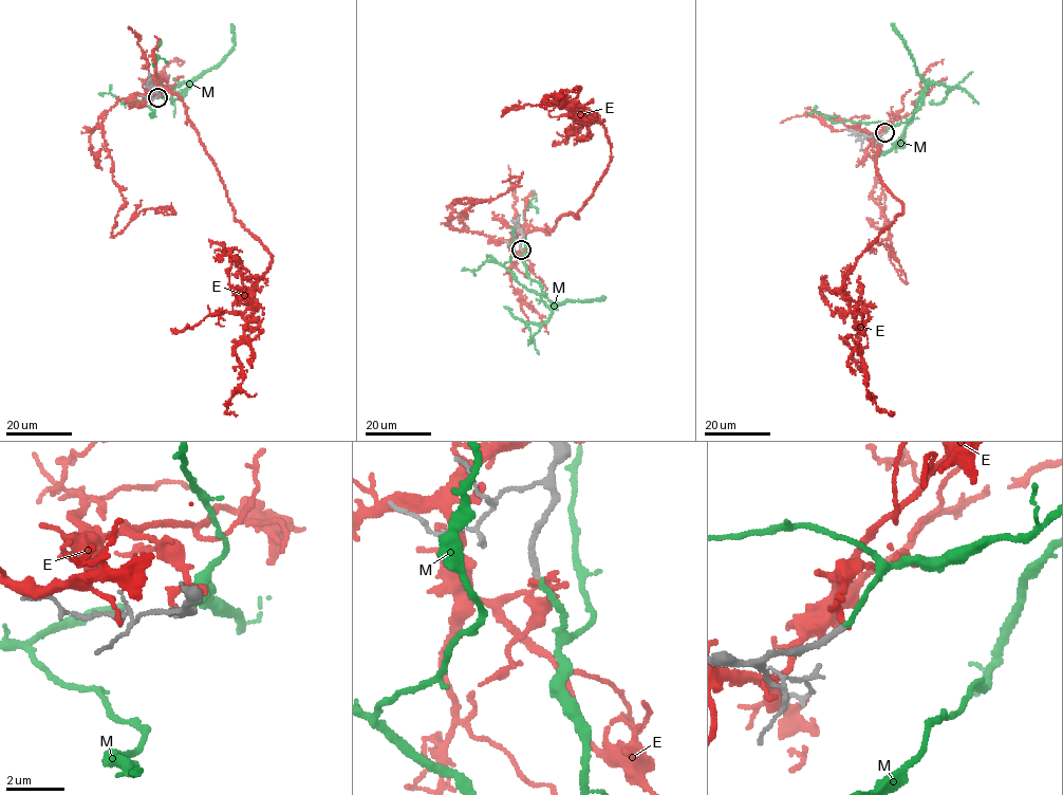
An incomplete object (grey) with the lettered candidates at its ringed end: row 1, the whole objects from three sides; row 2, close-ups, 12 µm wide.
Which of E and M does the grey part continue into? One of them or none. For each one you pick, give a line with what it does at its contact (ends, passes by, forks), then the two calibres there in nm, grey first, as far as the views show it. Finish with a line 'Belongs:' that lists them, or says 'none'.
M: it ends there; 240 nm thick on the grey side, 180 nm on the other
Belongs: M

